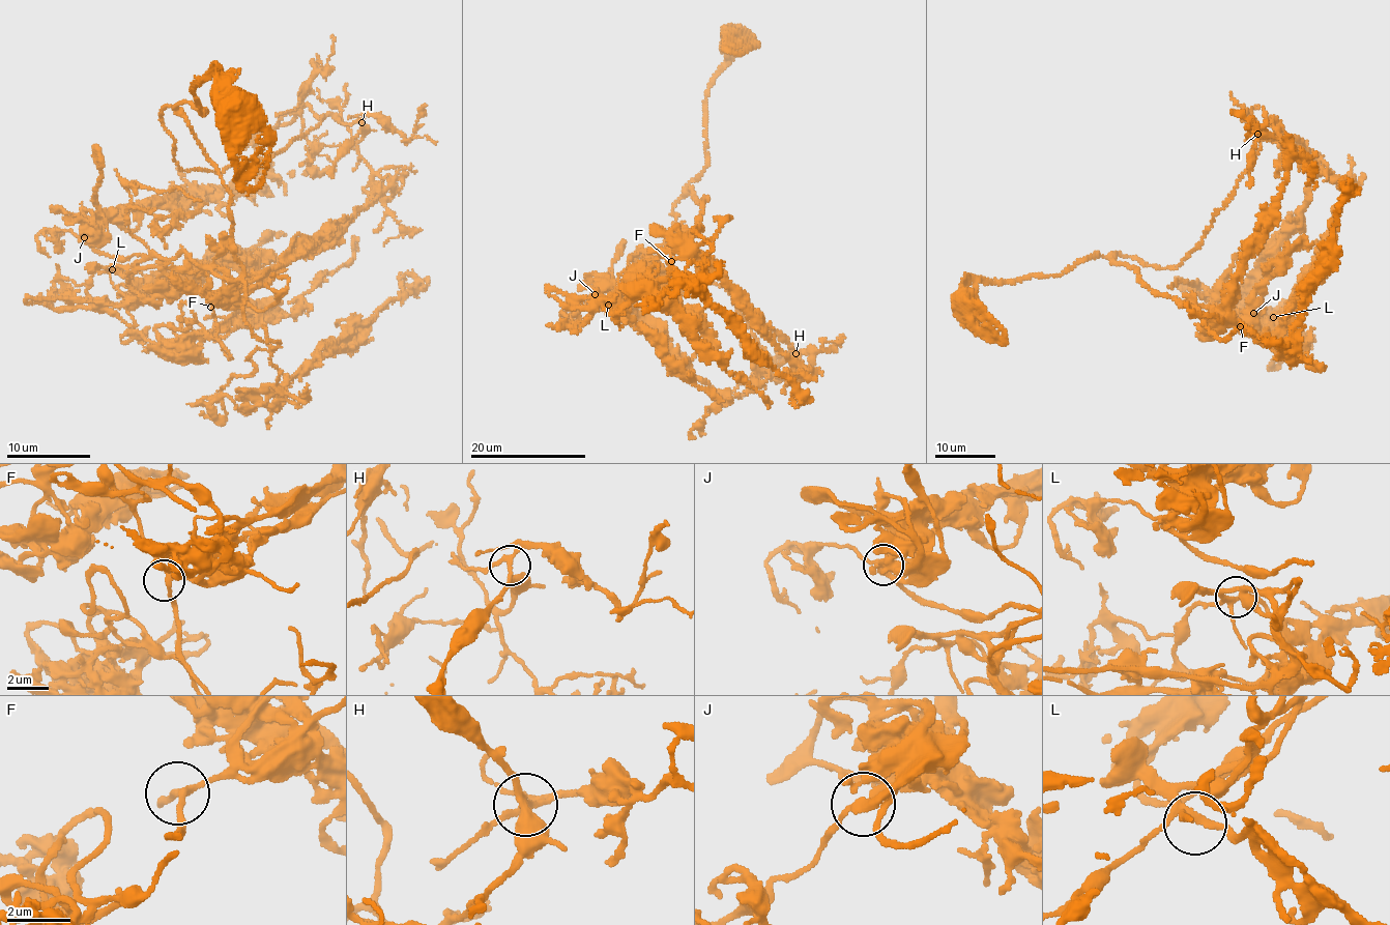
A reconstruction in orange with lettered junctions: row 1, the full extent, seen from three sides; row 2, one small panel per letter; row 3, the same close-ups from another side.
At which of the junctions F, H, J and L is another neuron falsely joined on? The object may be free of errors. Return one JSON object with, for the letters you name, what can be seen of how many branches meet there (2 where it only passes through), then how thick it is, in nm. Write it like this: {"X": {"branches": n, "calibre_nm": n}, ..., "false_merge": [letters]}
{"false_merge": []}

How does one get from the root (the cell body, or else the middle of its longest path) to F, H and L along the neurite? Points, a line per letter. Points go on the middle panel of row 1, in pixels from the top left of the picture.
F: (736, 35), (722, 46), (729, 61), (705, 102), (706, 163), (687, 186), (706, 198), (701, 229), (671, 261)
H: (736, 35), (705, 102), (706, 163), (674, 204), (673, 236), (731, 294), (774, 378), (795, 353)
L: (736, 35), (705, 102), (706, 163), (687, 186), (706, 198), (700, 230), (643, 262), (608, 305)

